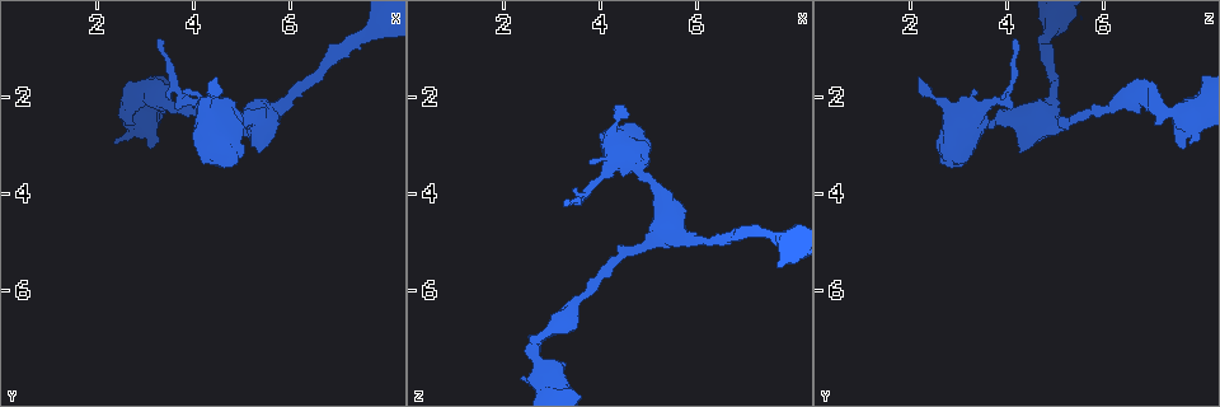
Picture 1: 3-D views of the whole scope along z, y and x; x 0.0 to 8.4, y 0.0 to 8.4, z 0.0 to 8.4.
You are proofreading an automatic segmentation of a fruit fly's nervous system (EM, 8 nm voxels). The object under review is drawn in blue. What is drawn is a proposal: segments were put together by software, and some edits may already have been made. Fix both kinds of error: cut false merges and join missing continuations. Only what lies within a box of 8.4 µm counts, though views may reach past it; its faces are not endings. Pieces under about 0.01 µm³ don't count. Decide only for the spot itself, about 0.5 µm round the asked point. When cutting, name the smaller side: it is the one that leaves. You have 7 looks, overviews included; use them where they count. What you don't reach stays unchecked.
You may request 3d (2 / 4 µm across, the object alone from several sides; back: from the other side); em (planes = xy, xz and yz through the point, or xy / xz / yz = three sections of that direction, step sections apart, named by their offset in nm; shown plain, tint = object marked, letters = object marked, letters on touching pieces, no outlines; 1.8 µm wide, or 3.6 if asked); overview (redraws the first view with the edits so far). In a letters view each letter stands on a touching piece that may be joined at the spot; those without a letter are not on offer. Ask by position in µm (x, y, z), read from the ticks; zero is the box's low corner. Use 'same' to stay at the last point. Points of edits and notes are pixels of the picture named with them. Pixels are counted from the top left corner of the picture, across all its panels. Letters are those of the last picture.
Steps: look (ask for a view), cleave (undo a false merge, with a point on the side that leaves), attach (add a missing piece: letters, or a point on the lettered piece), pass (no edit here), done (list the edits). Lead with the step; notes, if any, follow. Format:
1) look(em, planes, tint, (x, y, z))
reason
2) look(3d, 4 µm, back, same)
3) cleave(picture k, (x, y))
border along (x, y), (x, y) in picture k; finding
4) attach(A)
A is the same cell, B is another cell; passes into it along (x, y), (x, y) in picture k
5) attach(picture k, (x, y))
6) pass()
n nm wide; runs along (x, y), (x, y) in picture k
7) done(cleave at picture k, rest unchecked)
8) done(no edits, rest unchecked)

look(3d, 2 µm, (3.25, 0.75, 4.10))
thin end

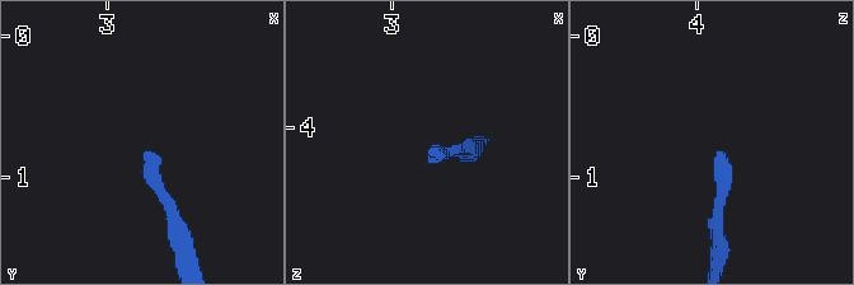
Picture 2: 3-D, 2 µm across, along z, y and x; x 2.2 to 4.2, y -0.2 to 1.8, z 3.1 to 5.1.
look(em, planes, letters, (3.30, 0.78, 4.14))
now the EM

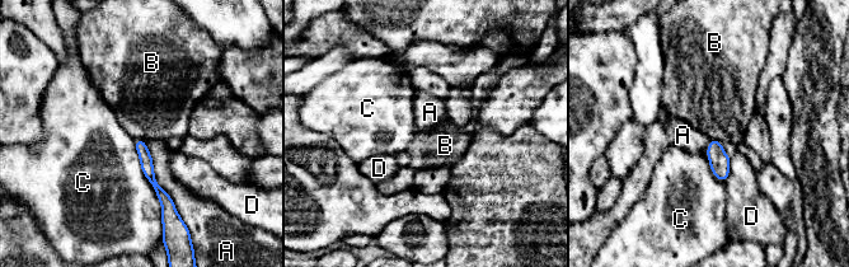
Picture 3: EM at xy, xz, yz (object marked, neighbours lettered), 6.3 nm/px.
pass()
A, B, C and D are other cells; no lettered piece goes on from it

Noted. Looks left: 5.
look(em, yz, step 4, letters, (4.50, 1.60, 2.20))
tapers out

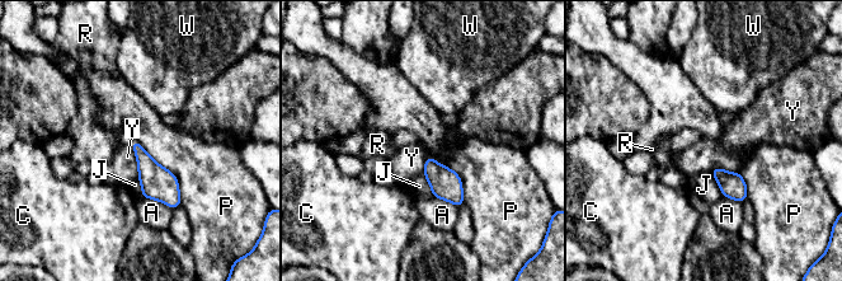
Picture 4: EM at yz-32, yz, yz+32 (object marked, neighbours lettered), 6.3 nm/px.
look(em, planes, letters, same)

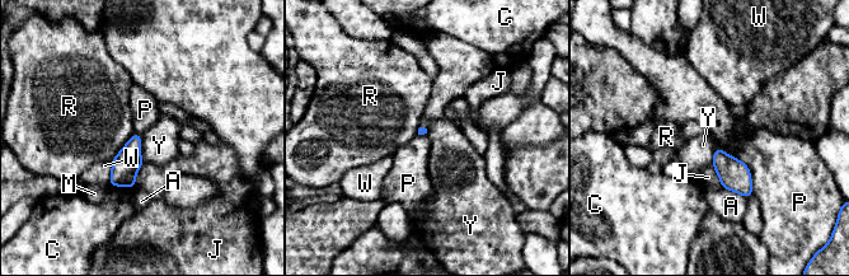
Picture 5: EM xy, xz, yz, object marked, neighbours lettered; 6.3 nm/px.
pass()
P touches over 260 nm; A, C, J, M, P, R, W and Y are other cells; border along (735, 158), (749, 169), (753, 193) in picture 5; no lettered piece goes on from it

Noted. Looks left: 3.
look(3d, 4 µm, (3.05, 3.05, 7.65))
branch stops here

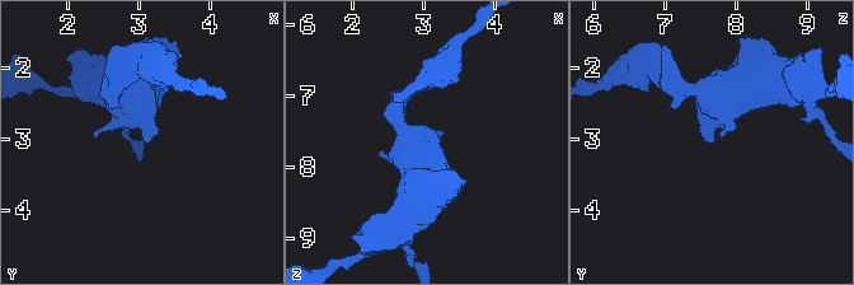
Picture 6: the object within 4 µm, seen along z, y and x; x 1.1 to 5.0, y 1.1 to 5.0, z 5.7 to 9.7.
look(em, 3.6 µm, planes, letters, (3.10, 3.05, 7.70))

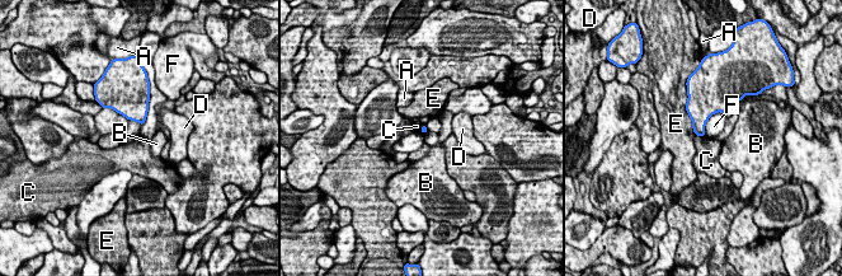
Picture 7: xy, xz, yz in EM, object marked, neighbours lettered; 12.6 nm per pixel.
pass()
E touches over 420 nm; A, B, C, D, E and F are other cells; none of them fits

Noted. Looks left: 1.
done(no edits, rest unchecked)

